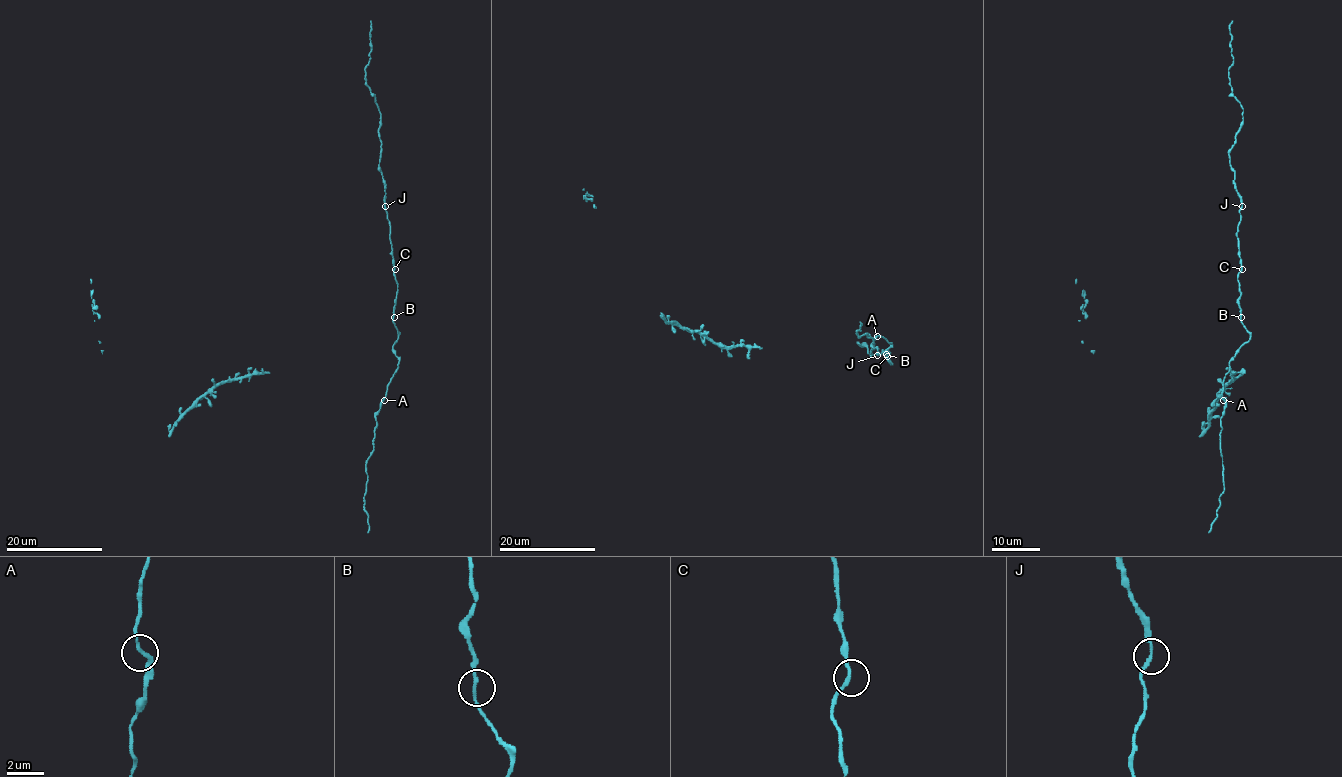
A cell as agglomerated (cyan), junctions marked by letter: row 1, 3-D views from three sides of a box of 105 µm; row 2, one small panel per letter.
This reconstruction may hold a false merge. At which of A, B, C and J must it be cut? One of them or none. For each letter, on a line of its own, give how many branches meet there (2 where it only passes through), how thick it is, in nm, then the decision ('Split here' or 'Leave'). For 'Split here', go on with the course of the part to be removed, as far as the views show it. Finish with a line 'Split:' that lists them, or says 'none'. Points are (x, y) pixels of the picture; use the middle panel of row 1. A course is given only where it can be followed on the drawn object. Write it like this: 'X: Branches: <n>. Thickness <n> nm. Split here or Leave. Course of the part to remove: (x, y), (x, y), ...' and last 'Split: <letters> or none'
A: Branches: 2. Thickness 180 nm. Leave
B: Branches: 2. Thickness 170 nm. Leave
C: Branches: 2. Thickness 180 nm. Leave
J: Branches: 2. Thickness 170 nm. Leave
Split: none

